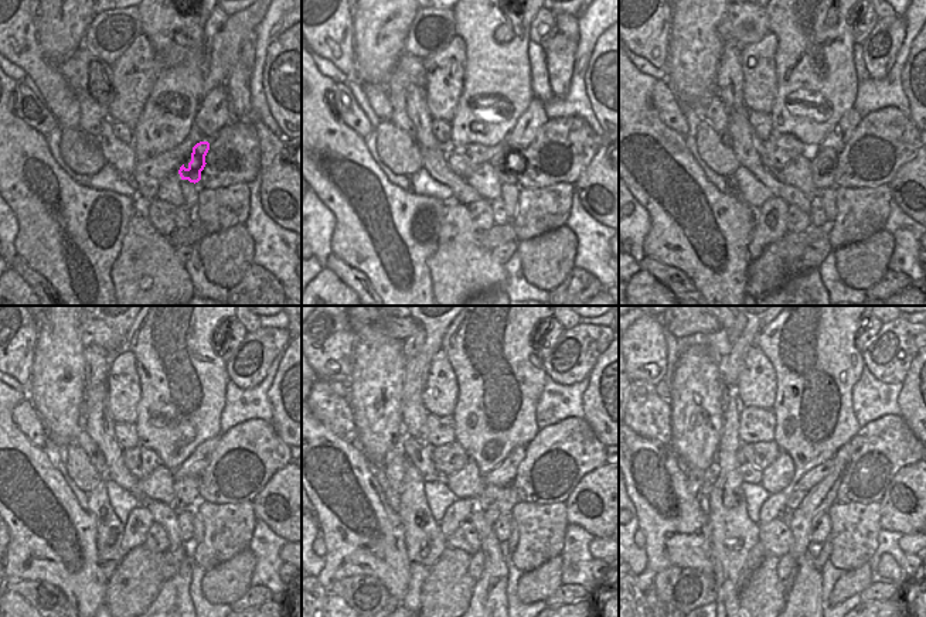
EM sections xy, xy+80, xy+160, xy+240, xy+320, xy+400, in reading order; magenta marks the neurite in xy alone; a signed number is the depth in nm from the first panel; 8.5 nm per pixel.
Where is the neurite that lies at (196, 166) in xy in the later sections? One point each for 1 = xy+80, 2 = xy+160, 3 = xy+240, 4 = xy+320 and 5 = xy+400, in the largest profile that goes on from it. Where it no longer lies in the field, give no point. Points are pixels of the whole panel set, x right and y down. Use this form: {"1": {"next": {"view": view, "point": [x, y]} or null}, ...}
{"1": {"next": {"view": "xy+80", "point": [506, 174]}}, "2": {"next": {"view": "xy+160", "point": [820, 163]}}, "3": {"next": {"view": "xy+240", "point": [186, 490]}}, "4": {"next": {"view": "xy+320", "point": [490, 493]}}, "5": {"next": {"view": "xy+400", "point": [797, 496]}}}

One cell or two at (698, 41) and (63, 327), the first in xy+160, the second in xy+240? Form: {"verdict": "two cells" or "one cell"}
{"verdict": "one cell"}

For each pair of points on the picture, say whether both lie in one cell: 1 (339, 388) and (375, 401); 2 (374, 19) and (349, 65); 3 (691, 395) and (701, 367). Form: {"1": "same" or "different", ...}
{"1": "different", "2": "different", "3": "same"}

